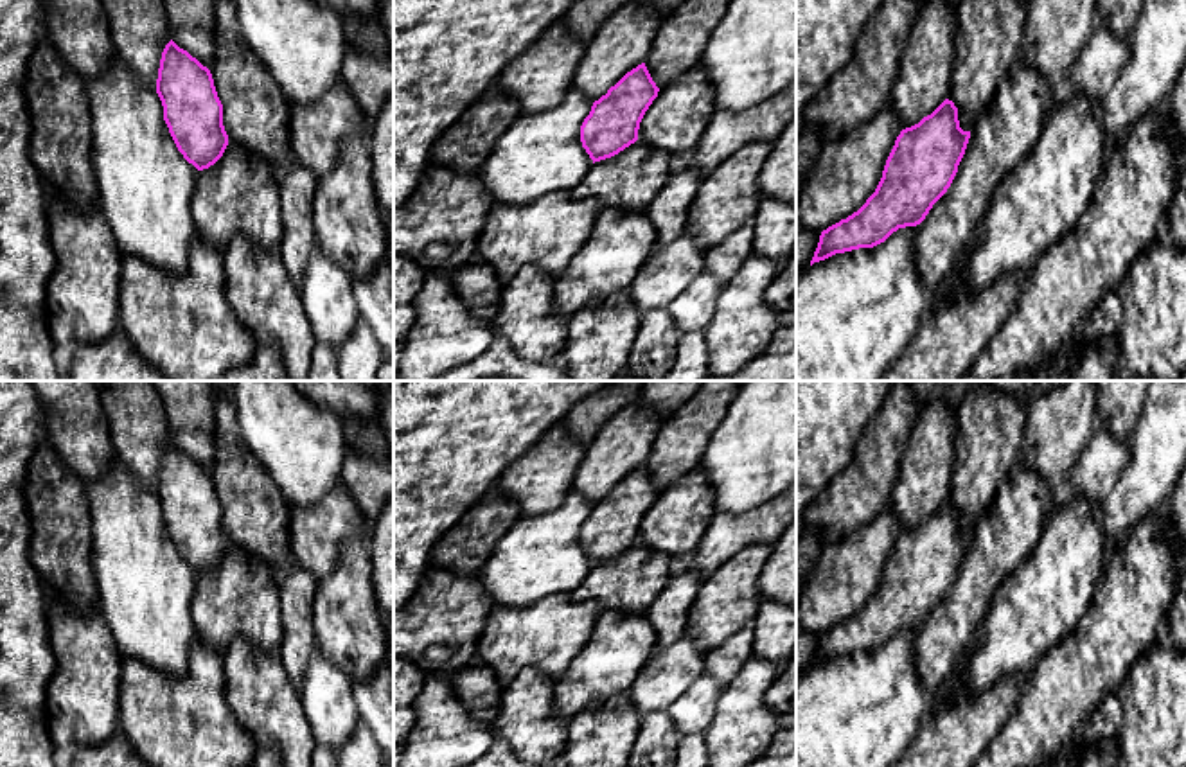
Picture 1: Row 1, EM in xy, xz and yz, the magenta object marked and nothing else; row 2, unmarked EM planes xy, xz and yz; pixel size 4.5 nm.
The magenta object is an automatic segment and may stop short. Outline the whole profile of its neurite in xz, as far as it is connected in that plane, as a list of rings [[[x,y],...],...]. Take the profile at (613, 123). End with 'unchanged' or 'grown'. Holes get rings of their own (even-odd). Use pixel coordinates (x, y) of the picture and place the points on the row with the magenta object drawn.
[[[642,63],[593,102],[580,126],[580,142],[593,163],[618,154],[638,140],[640,122],[658,92]]]; unchanged

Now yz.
[[[949,99],[918,124],[902,129],[886,160],[875,192],[857,212],[821,232],[810,266],[836,253],[873,248],[884,242],[898,228],[920,225],[933,205],[951,187],[969,138],[970,131],[960,128],[958,108]]]; unchanged

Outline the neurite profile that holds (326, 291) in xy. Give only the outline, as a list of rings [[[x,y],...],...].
[[[314,250],[298,286],[314,339],[334,350],[354,332],[359,320],[352,282],[345,269]]]

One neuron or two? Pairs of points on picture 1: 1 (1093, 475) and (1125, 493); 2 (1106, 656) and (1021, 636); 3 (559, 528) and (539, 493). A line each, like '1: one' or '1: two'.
1: two
2: two
3: two

